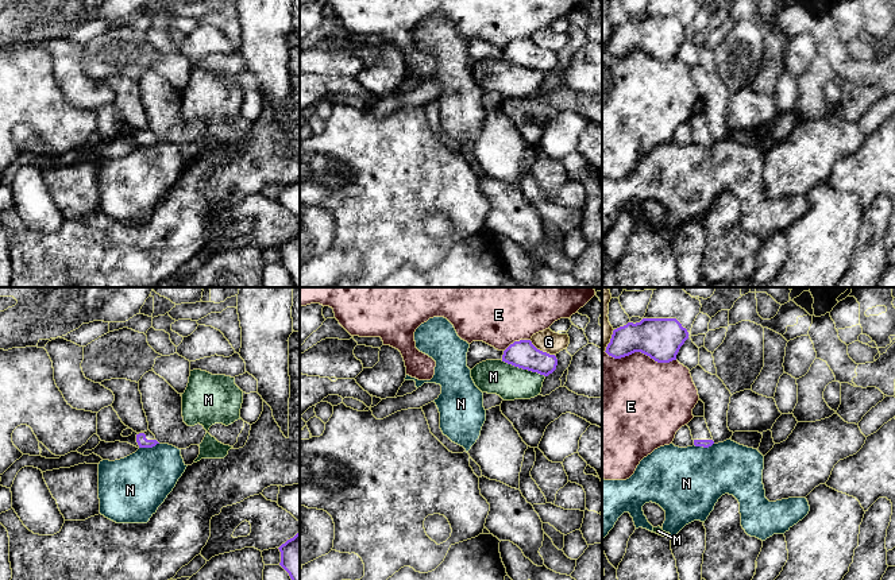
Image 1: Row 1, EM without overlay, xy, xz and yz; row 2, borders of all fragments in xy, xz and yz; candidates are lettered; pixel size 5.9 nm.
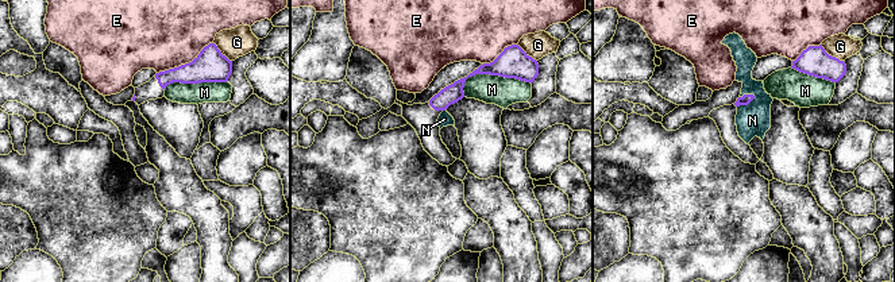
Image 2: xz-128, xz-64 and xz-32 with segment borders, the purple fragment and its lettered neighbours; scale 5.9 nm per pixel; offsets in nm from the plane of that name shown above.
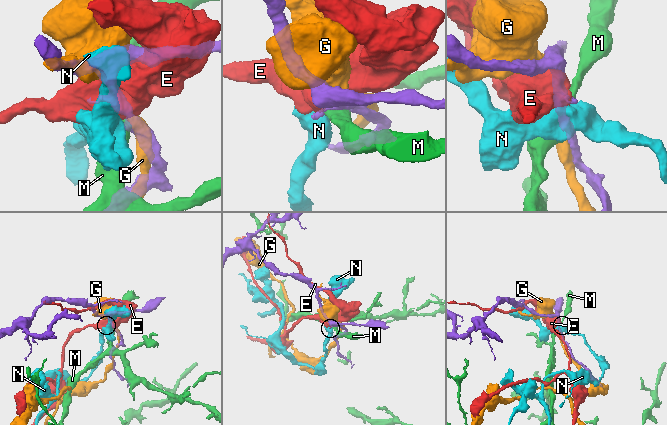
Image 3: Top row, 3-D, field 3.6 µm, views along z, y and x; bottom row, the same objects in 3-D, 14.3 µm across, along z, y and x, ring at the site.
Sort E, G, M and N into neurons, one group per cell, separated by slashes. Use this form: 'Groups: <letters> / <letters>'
Groups: E / G / M / N

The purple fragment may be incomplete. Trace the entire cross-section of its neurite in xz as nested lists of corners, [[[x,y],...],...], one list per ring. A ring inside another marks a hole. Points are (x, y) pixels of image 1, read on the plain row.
[[[520,38],[510,42],[504,49],[502,59],[544,74],[552,71],[558,63],[555,53],[537,47],[531,38]]]

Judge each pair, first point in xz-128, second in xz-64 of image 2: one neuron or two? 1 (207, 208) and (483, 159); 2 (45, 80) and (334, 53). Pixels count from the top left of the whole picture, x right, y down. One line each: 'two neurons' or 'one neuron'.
1: two neurons
2: two neurons

